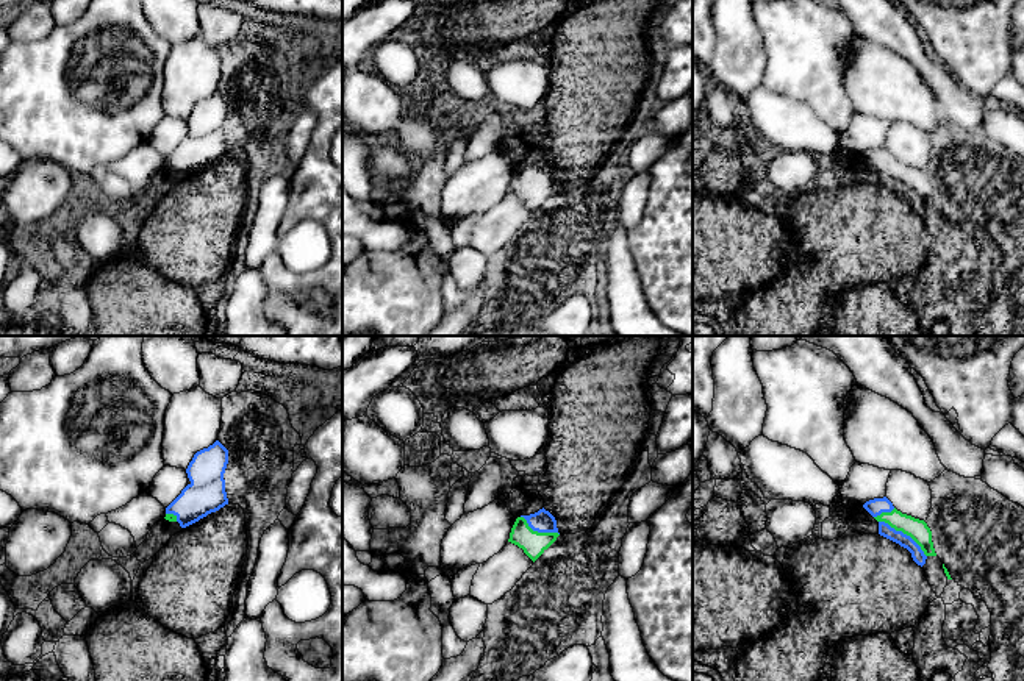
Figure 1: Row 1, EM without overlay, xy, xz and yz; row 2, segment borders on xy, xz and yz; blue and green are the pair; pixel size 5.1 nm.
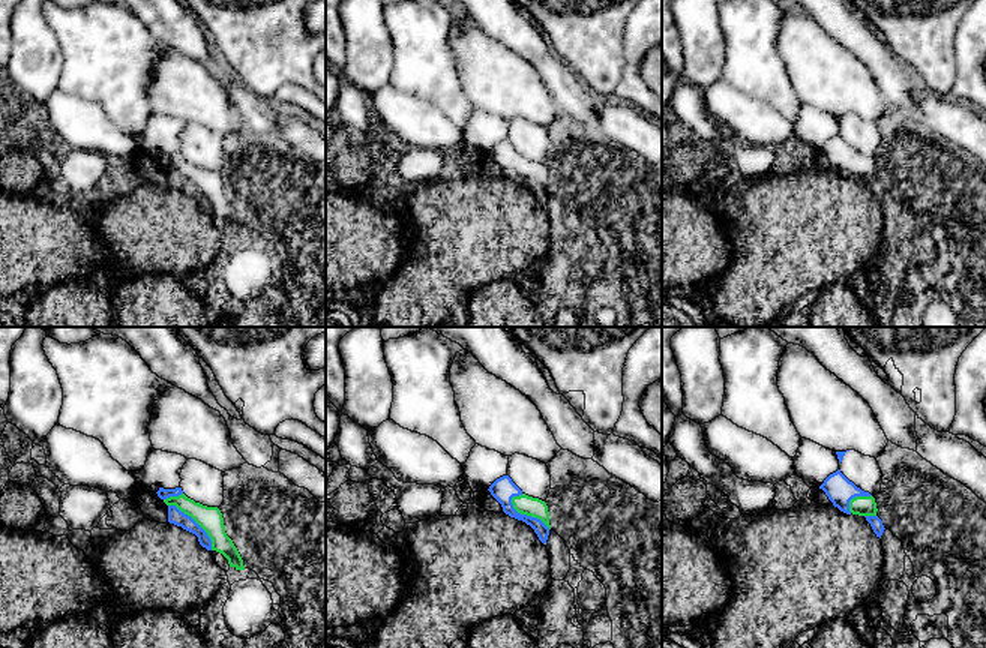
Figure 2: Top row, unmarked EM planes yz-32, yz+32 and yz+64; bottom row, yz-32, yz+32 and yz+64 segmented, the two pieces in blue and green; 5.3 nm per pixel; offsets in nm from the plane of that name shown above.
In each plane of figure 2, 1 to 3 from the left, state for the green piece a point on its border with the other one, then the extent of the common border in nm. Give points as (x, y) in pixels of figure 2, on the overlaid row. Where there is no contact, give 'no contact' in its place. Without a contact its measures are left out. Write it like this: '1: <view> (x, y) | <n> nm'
1: yz-32 (195, 522) | 340 nm
2: yz+32 (526, 515) | 280 nm
3: yz+64 (856, 495) | 150 nm

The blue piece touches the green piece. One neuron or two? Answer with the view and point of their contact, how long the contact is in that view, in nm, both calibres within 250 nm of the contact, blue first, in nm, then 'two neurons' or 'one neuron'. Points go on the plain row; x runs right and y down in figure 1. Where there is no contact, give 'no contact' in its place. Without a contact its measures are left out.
contact yz (902, 183); length 320 nm; calibres 70 and 110 nm; two neurons

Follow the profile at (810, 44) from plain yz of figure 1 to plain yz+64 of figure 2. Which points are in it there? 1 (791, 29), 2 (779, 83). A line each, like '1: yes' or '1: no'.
1: no
2: yes

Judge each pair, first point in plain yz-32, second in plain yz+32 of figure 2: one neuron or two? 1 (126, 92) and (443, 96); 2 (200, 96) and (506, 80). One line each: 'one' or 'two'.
1: one
2: one

